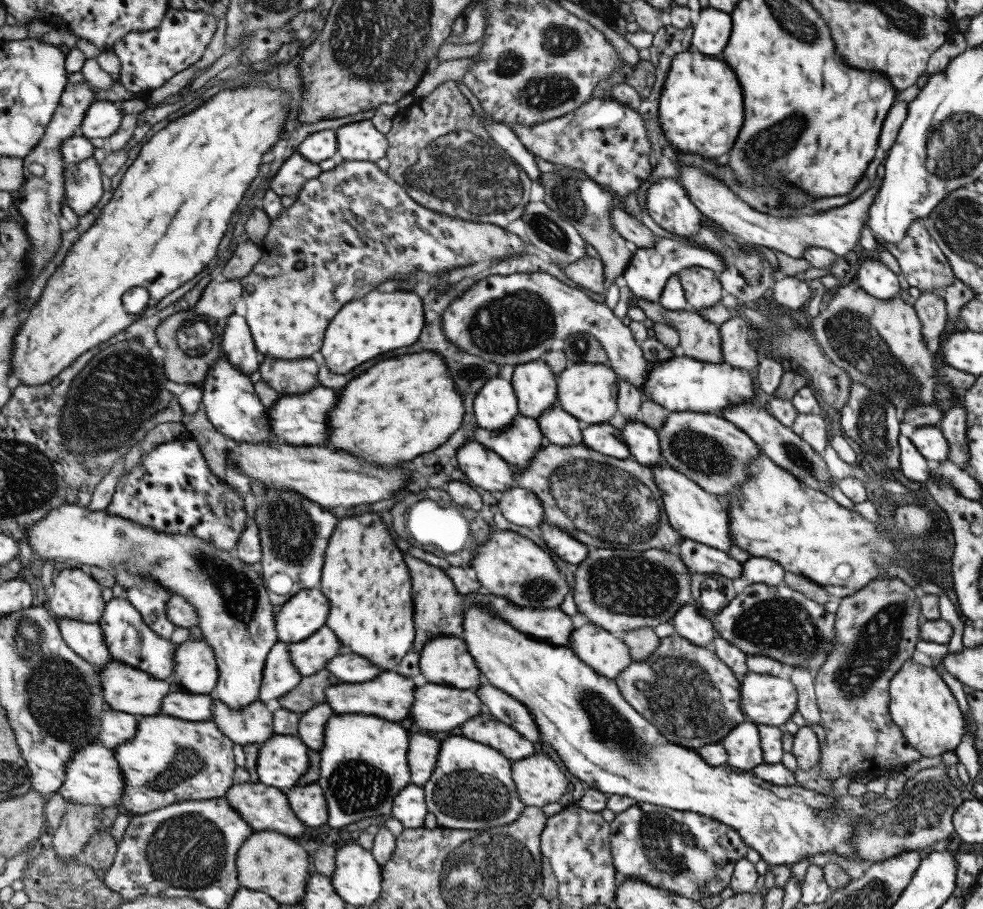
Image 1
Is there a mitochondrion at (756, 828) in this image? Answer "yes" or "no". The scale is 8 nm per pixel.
no

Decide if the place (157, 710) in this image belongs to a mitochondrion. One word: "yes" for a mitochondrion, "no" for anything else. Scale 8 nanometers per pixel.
no

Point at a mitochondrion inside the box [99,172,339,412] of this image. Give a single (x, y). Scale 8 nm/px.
(192, 341)

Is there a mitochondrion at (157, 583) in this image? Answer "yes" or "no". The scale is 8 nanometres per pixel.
no

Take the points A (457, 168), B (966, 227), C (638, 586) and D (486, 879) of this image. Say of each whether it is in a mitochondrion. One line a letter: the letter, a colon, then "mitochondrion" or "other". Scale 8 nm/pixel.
A: mitochondrion
B: mitochondrion
C: mitochondrion
D: mitochondrion

